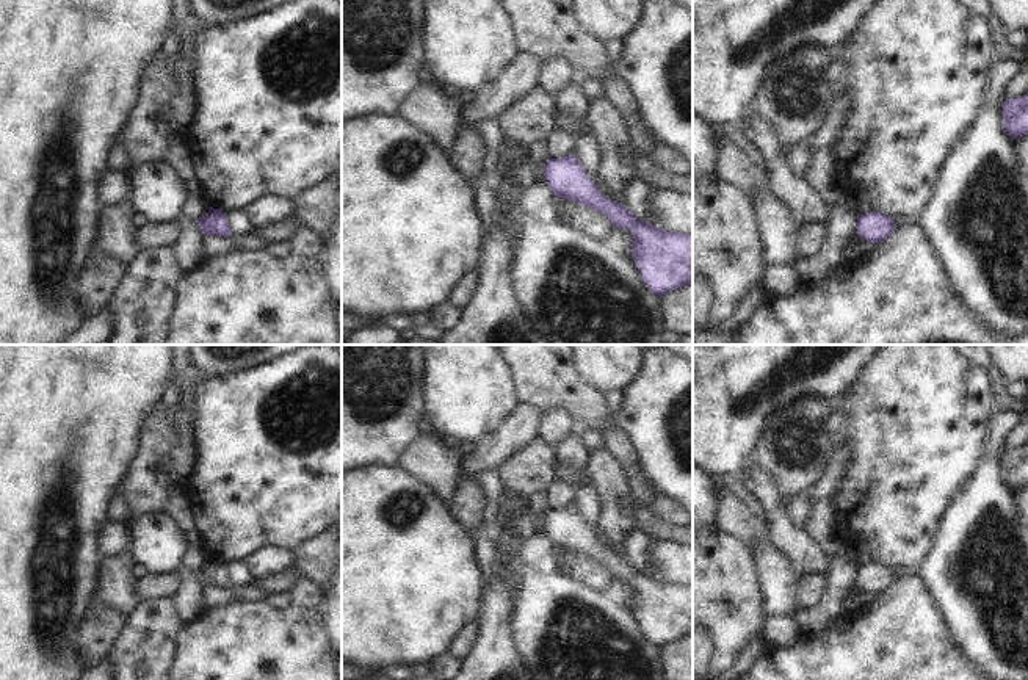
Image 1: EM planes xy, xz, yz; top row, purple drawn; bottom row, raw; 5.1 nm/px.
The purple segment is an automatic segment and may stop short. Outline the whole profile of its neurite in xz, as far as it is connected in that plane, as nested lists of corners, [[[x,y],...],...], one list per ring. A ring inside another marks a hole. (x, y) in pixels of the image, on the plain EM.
[[[575,505],[564,509],[548,509],[544,519],[544,528],[556,548],[586,556],[605,566],[616,580],[628,580],[633,586],[633,606],[636,617],[642,627],[646,638],[657,647],[664,649],[668,644],[693,635],[693,583],[668,583],[646,572],[638,570],[624,555],[613,553],[603,547],[594,530],[586,526],[586,520]]]

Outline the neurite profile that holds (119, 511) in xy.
[[[118,495],[113,500],[110,508],[110,520],[124,522],[130,525],[130,520],[132,520],[130,505],[122,495]]]

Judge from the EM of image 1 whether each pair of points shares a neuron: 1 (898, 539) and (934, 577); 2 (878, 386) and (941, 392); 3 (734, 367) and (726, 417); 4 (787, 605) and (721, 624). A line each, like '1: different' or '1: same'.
1: different
2: same
3: same
4: different

